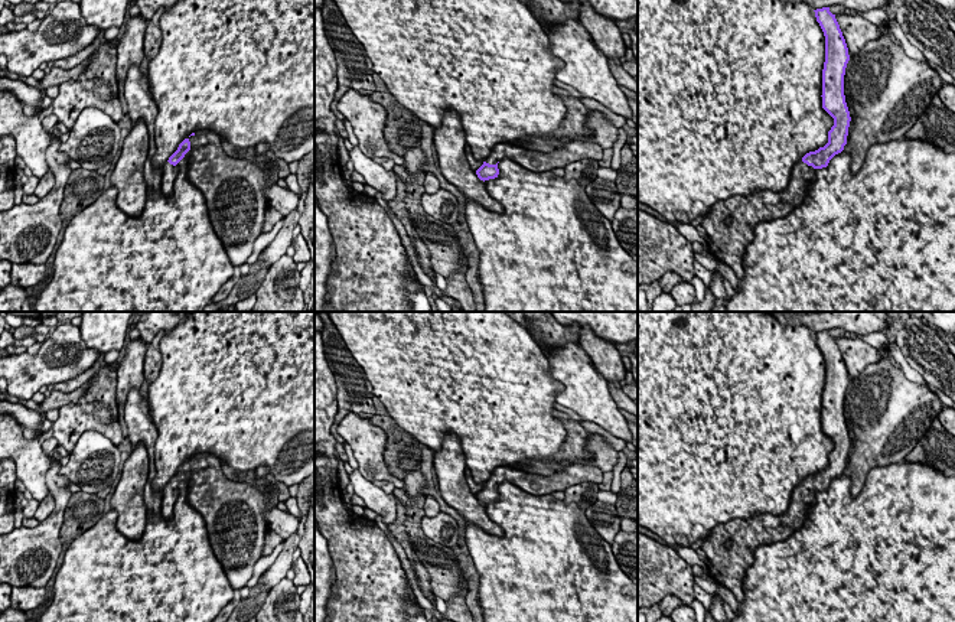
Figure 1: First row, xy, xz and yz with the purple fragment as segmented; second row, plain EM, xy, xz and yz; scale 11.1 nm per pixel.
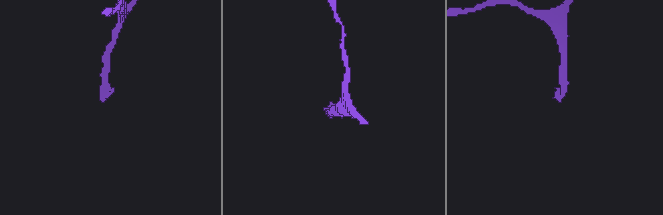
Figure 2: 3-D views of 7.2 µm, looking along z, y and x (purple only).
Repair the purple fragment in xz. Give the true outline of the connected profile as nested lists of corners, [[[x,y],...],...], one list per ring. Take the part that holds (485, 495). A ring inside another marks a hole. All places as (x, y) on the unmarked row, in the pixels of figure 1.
[[[554,410],[553,416],[563,423],[567,436],[558,453],[551,459],[551,463],[561,460],[570,460],[571,463],[563,469],[557,468],[551,475],[529,473],[516,466],[499,466],[476,494],[480,504],[485,505],[498,501],[498,485],[502,482],[511,482],[522,491],[537,496],[565,491],[583,482],[594,482],[597,485],[603,482],[603,472],[590,463],[593,455],[584,449],[590,433],[563,411]]]

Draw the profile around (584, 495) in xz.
[[[583,482],[573,485],[564,491],[565,504],[577,504],[583,511],[597,501],[599,485],[594,482]]]

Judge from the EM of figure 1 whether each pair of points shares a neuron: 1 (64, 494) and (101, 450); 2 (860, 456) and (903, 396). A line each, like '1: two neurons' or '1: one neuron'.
1: two neurons
2: one neuron

